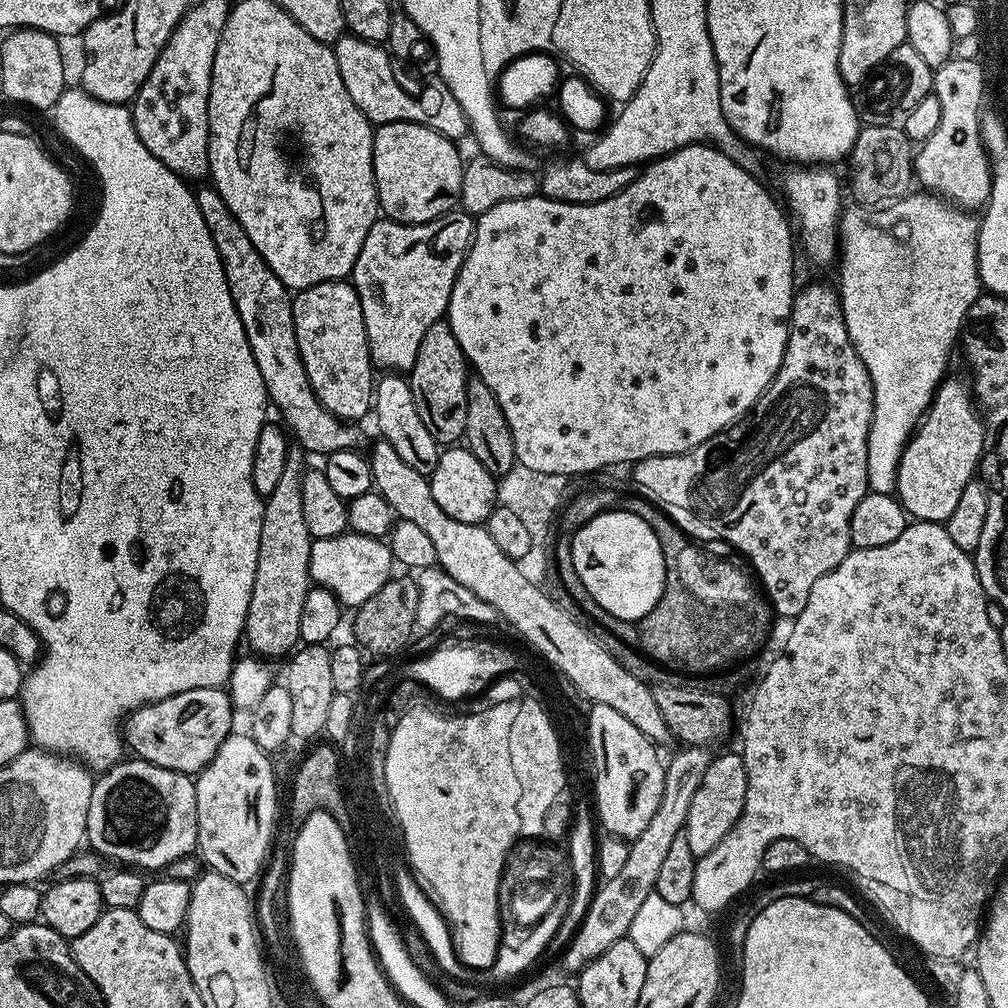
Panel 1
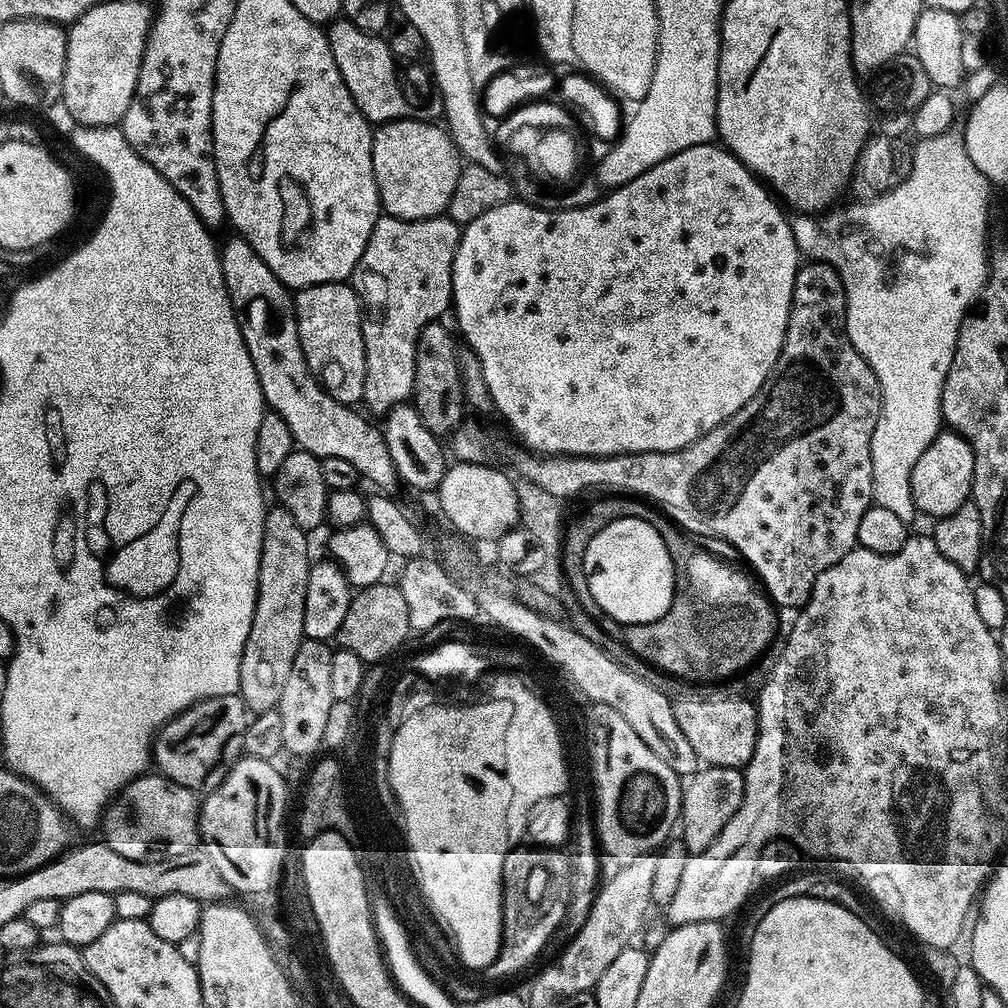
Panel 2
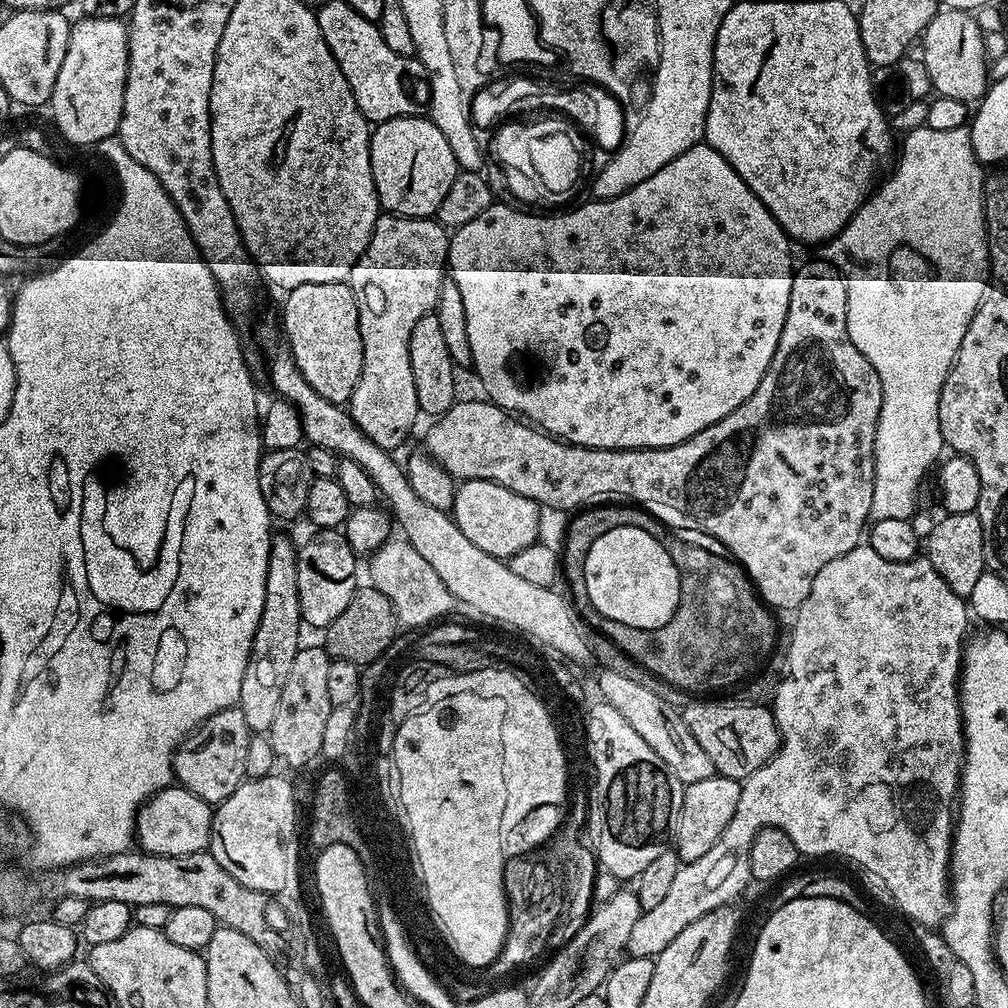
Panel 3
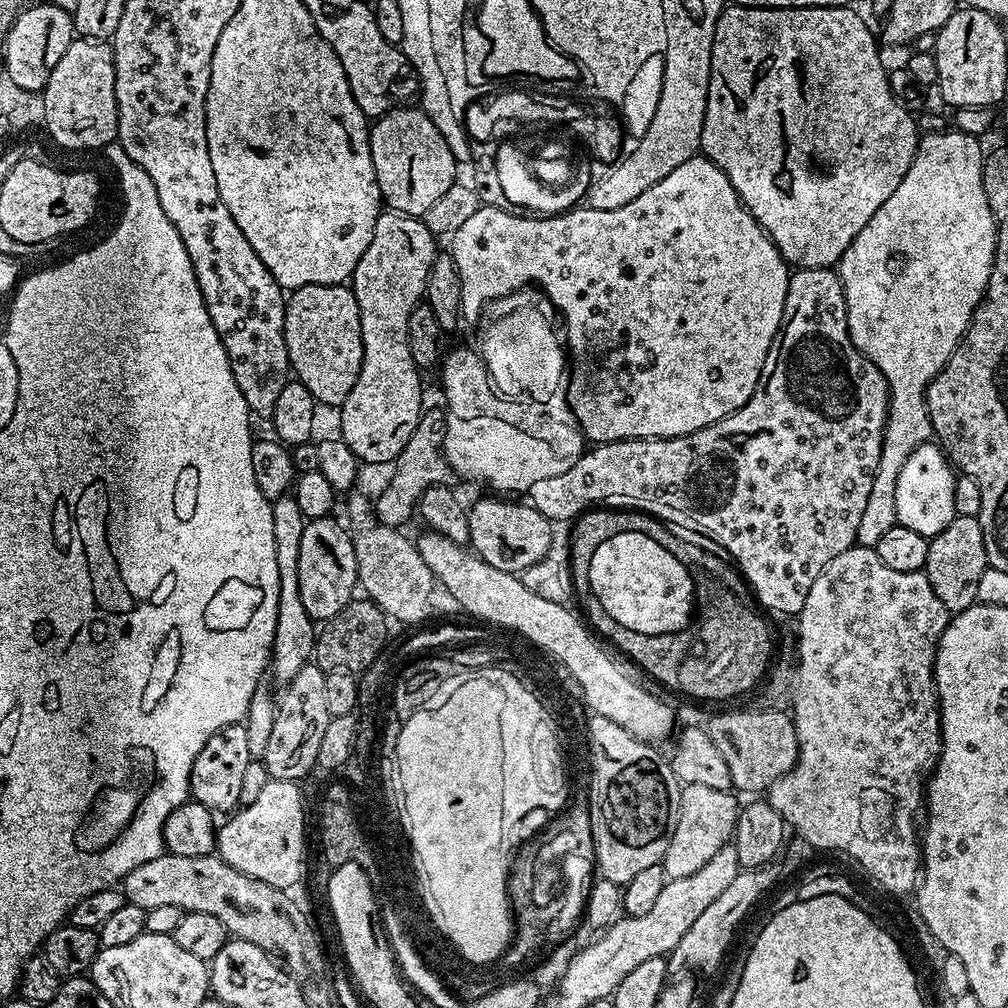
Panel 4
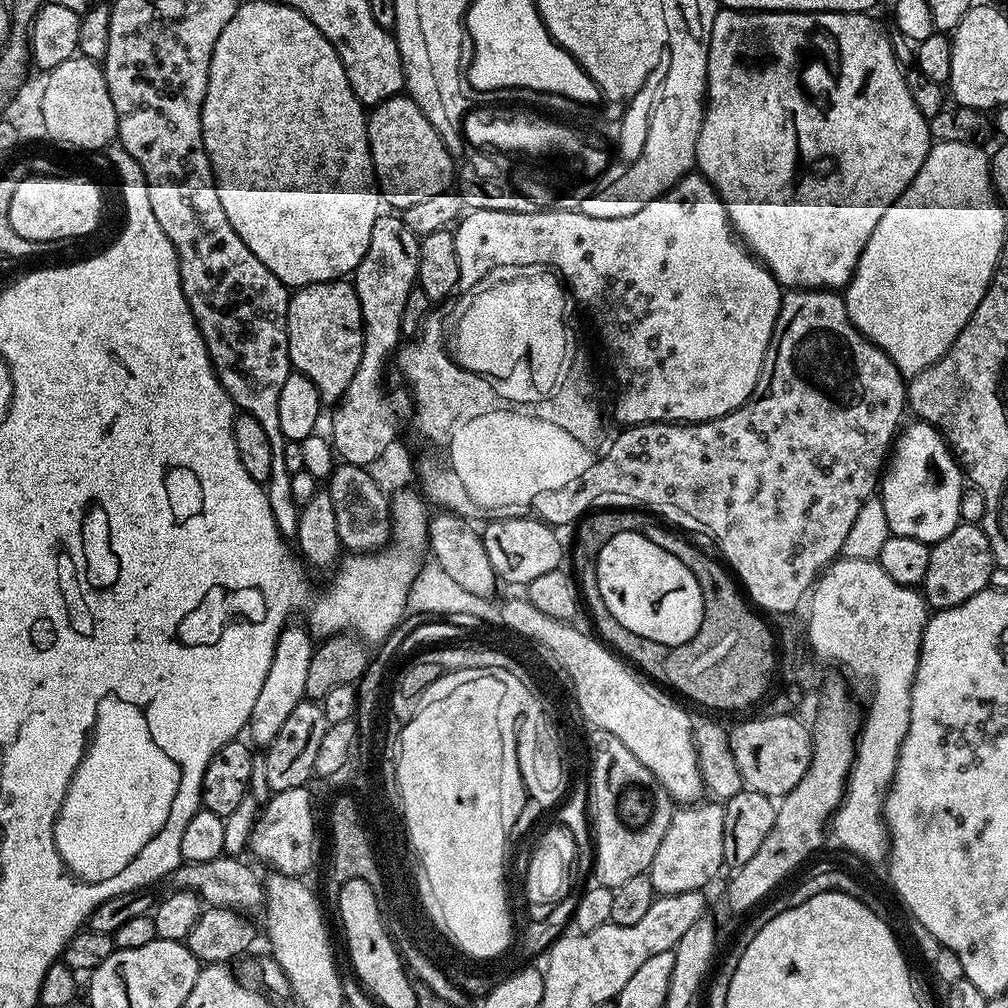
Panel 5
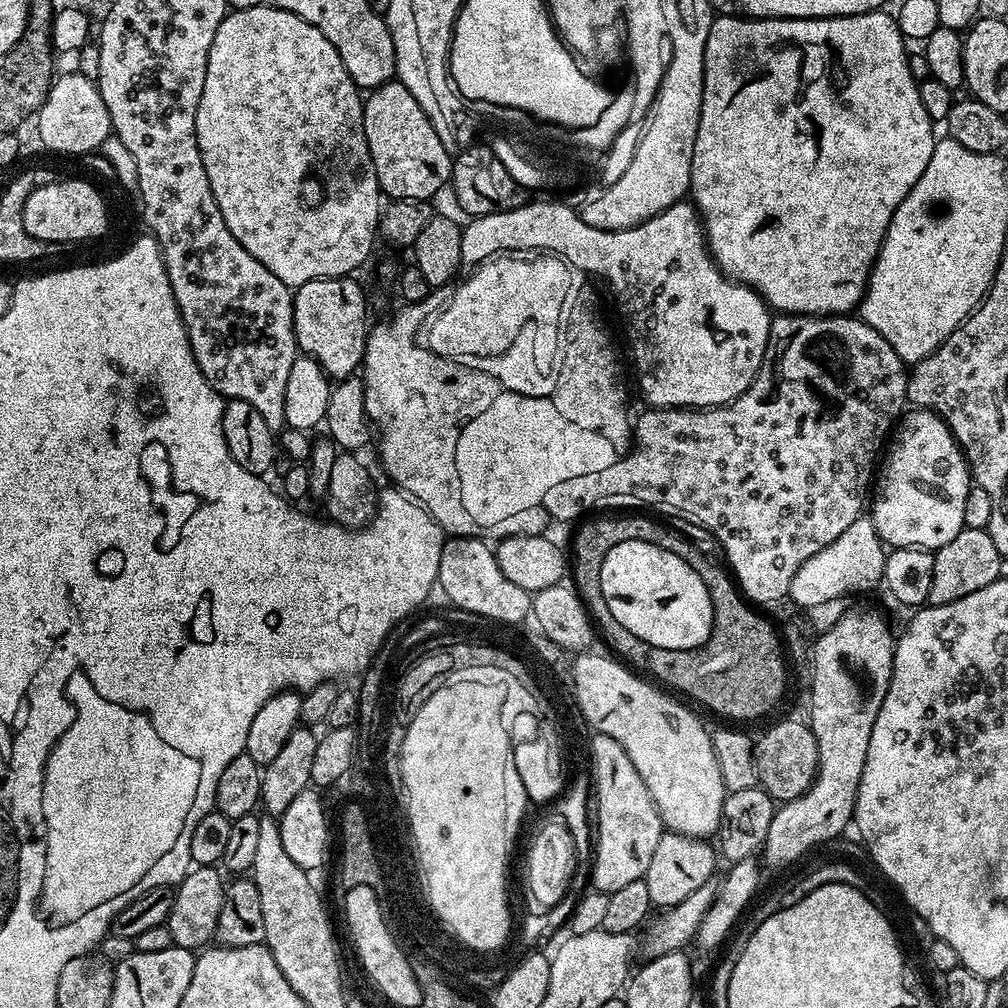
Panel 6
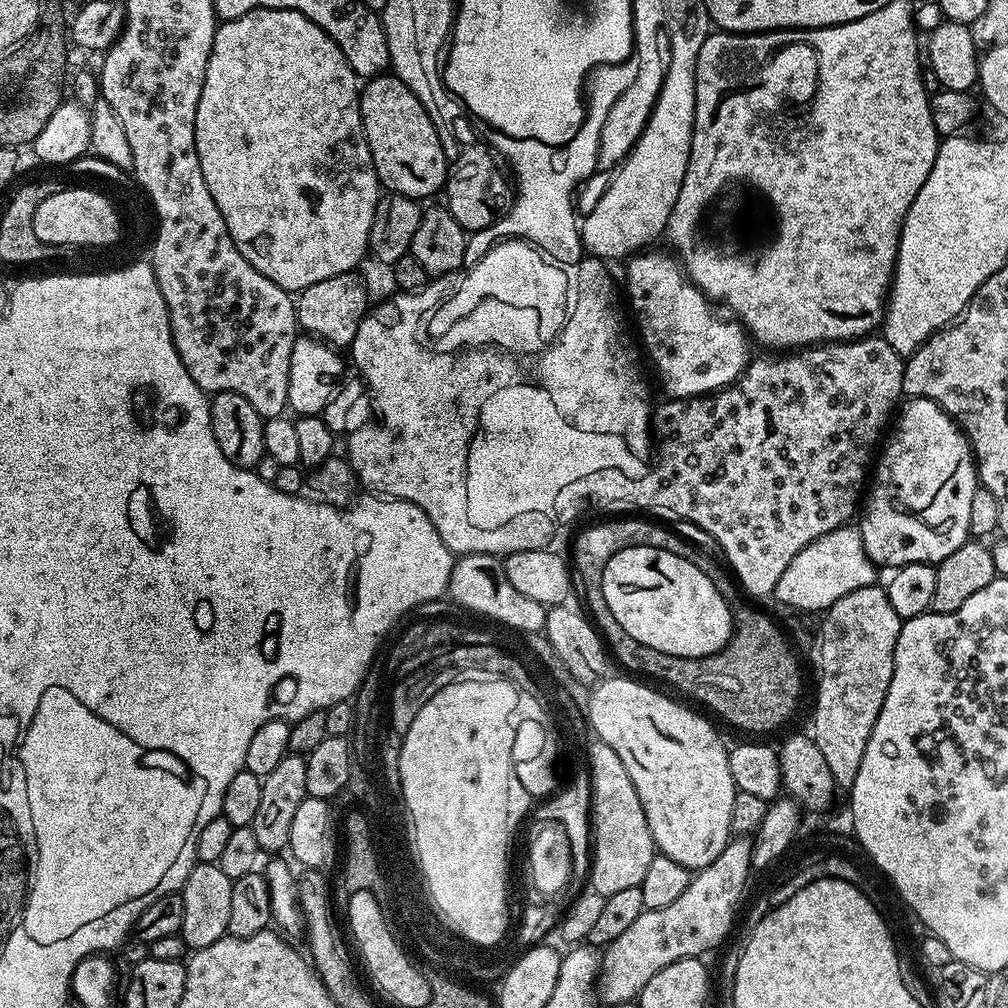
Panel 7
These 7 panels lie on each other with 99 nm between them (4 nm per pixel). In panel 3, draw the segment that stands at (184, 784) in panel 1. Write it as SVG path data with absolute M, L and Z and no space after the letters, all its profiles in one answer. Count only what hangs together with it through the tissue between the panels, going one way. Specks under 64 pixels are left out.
M179 786L163 788L140 807L136 816L136 835L139 847L152 856L177 856L203 852L212 838L213 805Z

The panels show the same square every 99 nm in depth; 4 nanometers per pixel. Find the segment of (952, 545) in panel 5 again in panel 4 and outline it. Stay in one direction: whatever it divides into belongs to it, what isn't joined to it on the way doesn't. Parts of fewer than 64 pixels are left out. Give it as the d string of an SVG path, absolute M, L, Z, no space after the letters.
M956 516L937 536L928 541L928 553L922 569L928 575L930 586L934 586L934 594L942 601L942 606L950 614L966 610L977 603L980 583L984 580L984 572L989 571L986 558L986 542L982 542L982 526L974 516Z

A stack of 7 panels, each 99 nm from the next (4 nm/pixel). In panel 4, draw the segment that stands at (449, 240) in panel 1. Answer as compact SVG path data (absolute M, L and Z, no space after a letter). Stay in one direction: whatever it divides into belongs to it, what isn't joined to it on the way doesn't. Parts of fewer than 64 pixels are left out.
M384 210L374 222L374 238L370 238L366 254L358 258L358 266L352 271L350 287L360 311L364 357L358 382L354 382L354 390L338 409L338 436L354 450L357 461L391 465L402 446L410 442L410 434L414 434L414 426L420 421L420 403L424 400L420 393L422 372L410 358L406 322L410 322L410 314L424 300L426 278L438 255L436 244L437 237L421 217Z

